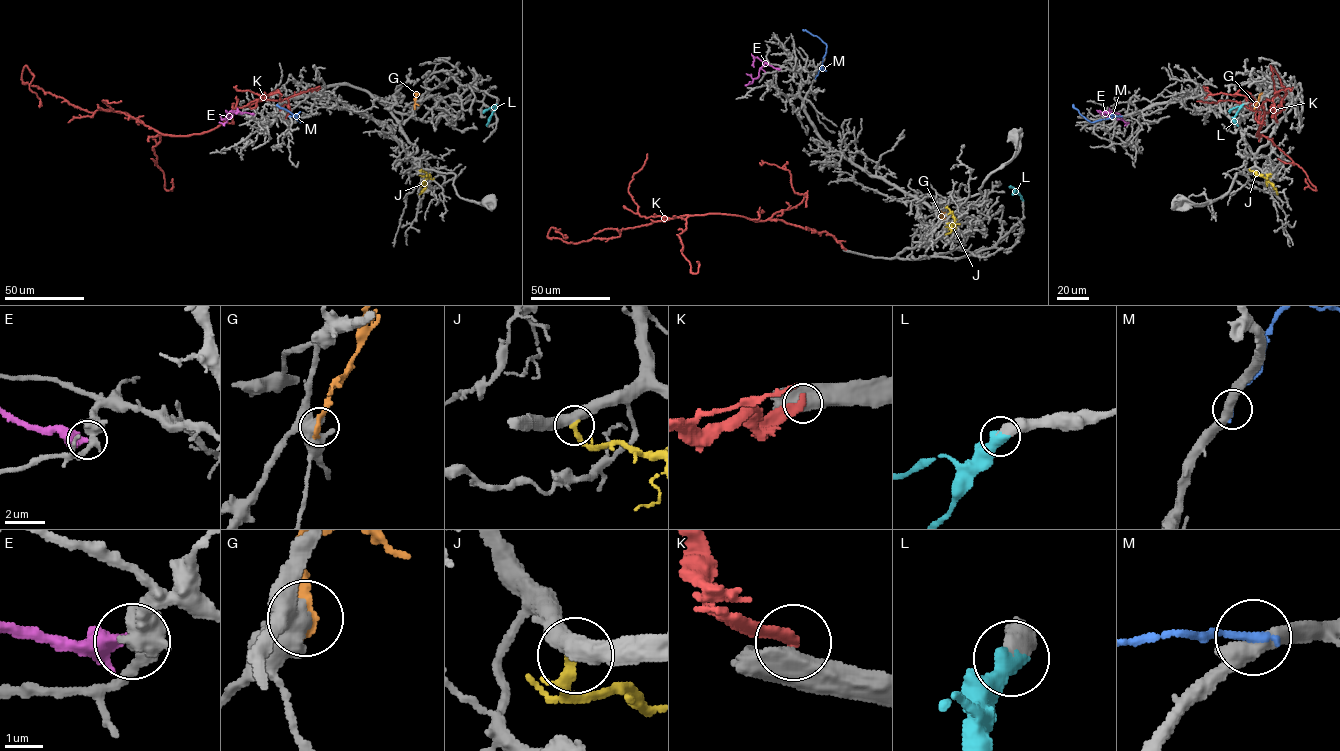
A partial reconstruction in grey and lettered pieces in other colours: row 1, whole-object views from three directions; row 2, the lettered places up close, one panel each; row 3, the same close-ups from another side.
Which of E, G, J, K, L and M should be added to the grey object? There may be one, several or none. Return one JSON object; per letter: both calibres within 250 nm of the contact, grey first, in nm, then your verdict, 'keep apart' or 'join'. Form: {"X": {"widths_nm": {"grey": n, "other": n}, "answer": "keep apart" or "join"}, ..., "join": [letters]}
{"E": {"widths_nm": {"grey": 360, "other": 460}, "answer": "keep apart"}, "G": {"widths_nm": {"grey": 400, "other": 320}, "answer": "keep apart"}, "J": {"widths_nm": {"grey": 480, "other": 200}, "answer": "keep apart"}, "K": {"widths_nm": {"grey": 700, "other": 380}, "answer": "keep apart"}, "L": {"widths_nm": {"grey": 480, "other": 600}, "answer": "join"}, "M": {"widths_nm": {"grey": 440, "other": 220}, "answer": "keep apart"}, "join": ["L"]}

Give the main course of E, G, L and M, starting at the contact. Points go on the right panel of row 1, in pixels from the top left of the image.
E: (1112, 113), (1106, 112), (1113, 111), (1128, 122)
G: (1254, 108), (1261, 93)
L: (1242, 105), (1234, 117), (1238, 126)
M: (1121, 116), (1090, 122), (1073, 104)

